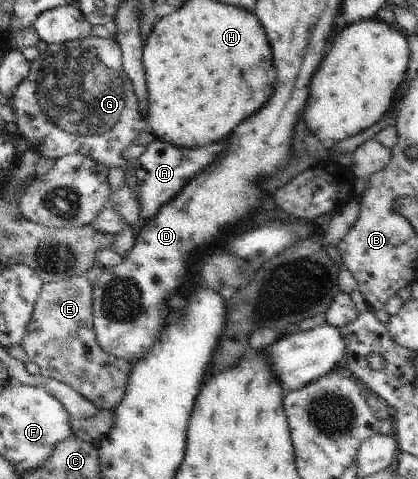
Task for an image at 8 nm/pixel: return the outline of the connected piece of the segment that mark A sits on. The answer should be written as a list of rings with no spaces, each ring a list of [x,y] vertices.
[[[155,139],[147,146],[146,151],[138,158],[133,160],[135,169],[135,178],[137,178],[138,209],[140,210],[140,224],[133,226],[140,228],[141,223],[153,218],[160,211],[163,204],[168,203],[181,188],[195,178],[199,170],[203,170],[207,164],[215,160],[215,156],[223,150],[225,142],[211,144],[199,150],[193,150],[187,147],[176,147]]]

